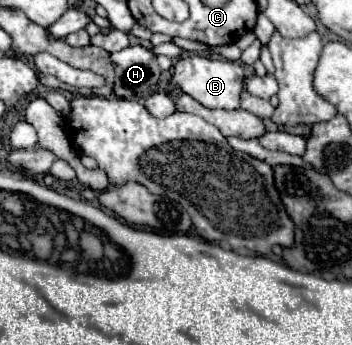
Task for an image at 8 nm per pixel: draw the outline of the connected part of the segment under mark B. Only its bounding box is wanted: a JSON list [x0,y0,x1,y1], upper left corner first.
[171,55,245,109]

